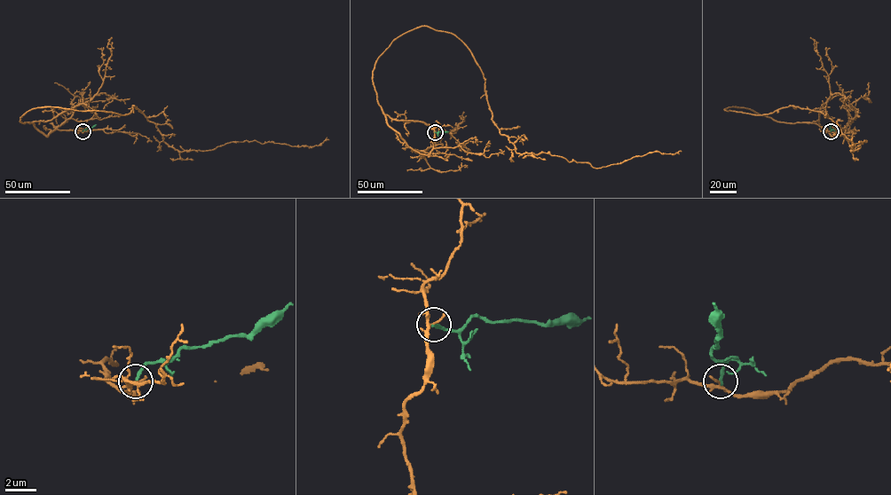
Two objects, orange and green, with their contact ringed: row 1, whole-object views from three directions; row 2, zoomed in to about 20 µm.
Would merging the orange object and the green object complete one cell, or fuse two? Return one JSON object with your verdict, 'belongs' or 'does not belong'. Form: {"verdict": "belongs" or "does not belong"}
{"verdict": "does not belong"}

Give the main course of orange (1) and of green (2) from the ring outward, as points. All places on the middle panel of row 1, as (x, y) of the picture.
1: (435, 132), (413, 150), (372, 79), (422, 26), (466, 46), (517, 153), (601, 168), (681, 151)
2: (435, 132), (448, 131)

